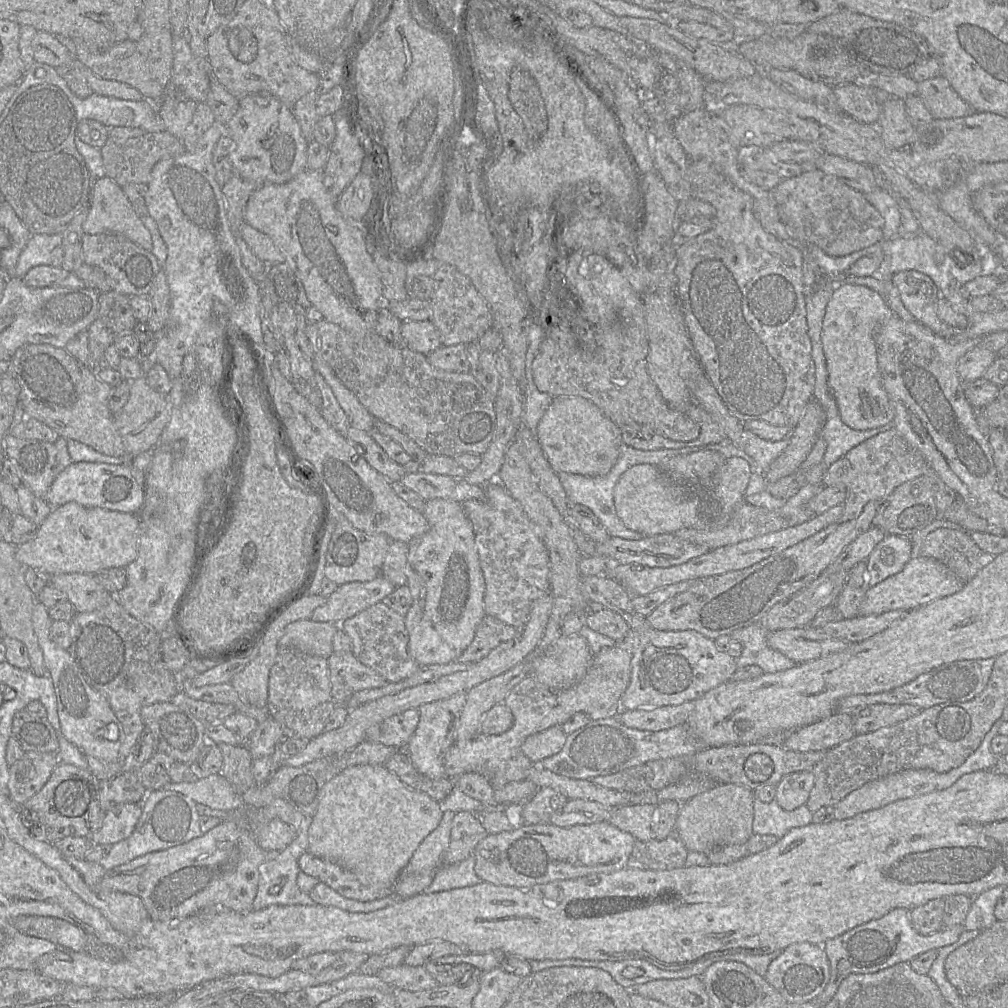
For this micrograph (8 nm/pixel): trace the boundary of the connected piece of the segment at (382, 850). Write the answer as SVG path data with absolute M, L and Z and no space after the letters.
M383 765L348 767L322 788L308 830L307 851L352 871L363 884L392 888L442 815L439 802L408 787Z

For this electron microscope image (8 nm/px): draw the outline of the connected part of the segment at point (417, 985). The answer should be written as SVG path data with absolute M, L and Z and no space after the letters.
M400 964L381 969L376 974L388 985L406 991L421 991L439 986L438 981L424 966Z

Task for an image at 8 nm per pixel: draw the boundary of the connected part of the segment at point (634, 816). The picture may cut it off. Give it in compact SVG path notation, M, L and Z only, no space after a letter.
M639 804L616 807L607 822L631 834L636 840L649 841L653 838L652 821L655 805Z

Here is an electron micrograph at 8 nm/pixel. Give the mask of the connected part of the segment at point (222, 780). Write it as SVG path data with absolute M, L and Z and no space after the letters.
M222 773L212 774L189 783L170 782L162 787L189 797L195 803L220 811L237 811L243 803L232 784Z

